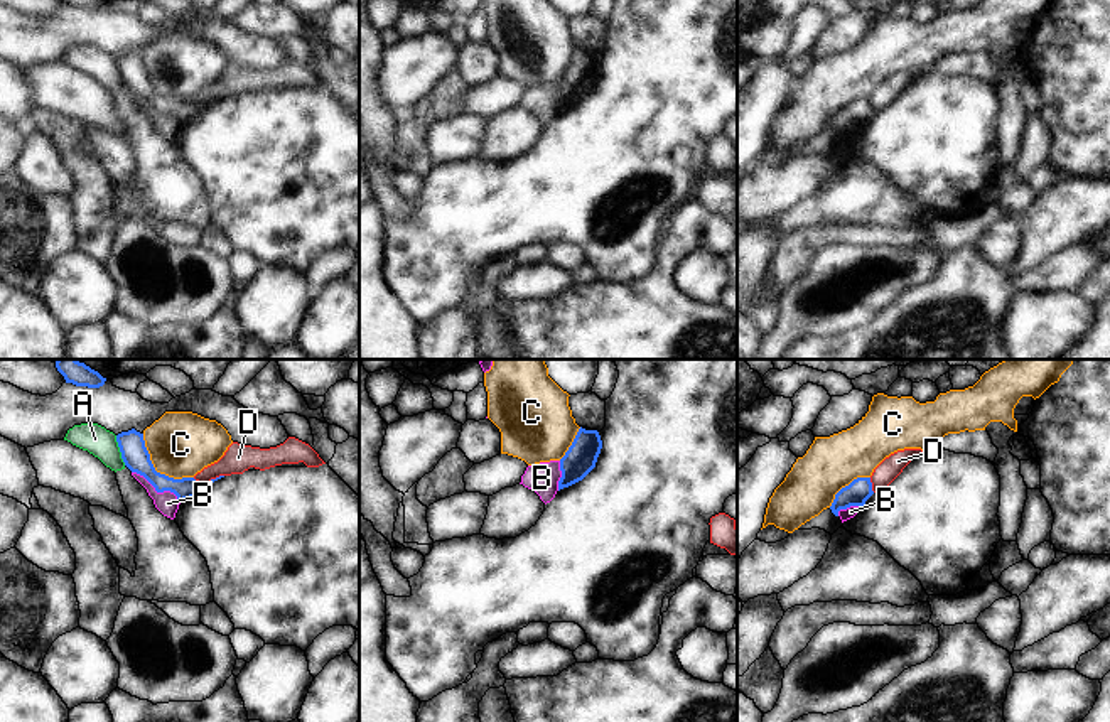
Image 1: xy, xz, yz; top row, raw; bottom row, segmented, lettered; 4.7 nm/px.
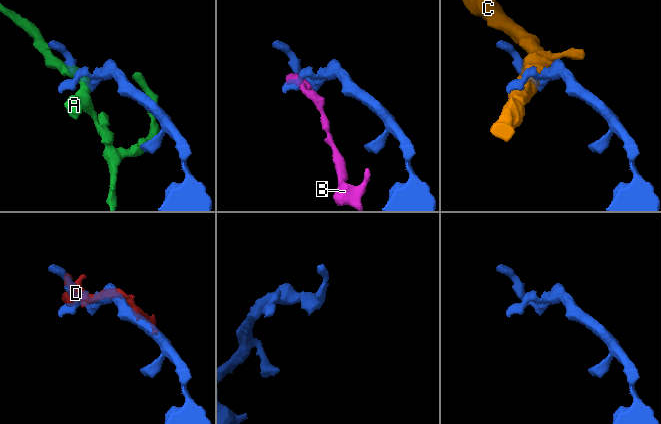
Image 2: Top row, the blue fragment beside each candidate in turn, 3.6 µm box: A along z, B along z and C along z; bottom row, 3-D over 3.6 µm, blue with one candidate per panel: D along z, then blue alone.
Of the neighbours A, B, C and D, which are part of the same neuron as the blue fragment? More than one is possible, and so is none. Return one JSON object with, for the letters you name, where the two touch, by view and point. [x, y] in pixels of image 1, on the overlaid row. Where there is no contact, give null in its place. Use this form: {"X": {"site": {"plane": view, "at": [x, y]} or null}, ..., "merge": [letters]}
{"merge": []}

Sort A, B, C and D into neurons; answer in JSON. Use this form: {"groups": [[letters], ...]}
{"groups": [["A"], ["B", "D"], ["C"]]}

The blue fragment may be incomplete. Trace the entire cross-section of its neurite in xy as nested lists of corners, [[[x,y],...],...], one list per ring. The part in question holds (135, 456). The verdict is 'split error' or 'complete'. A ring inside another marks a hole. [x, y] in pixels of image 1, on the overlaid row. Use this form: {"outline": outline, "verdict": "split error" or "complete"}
{"outline": [[[132,428],[132,430],[128,430],[128,432],[121,432],[121,434],[118,434],[118,435],[116,435],[116,442],[118,442],[118,447],[120,447],[120,452],[121,452],[121,459],[123,459],[123,462],[125,462],[125,466],[127,466],[132,472],[137,472],[137,474],[143,476],[143,477],[145,477],[145,479],[155,488],[157,493],[164,493],[164,491],[170,491],[170,493],[174,493],[181,503],[182,503],[184,499],[191,499],[191,498],[194,498],[194,496],[196,496],[201,489],[204,489],[207,484],[211,484],[211,482],[214,482],[214,481],[218,481],[218,479],[221,479],[221,477],[224,477],[224,476],[219,476],[219,477],[216,477],[216,479],[211,479],[209,482],[201,484],[201,482],[196,481],[194,477],[174,479],[174,477],[169,477],[169,476],[165,476],[165,474],[157,472],[155,467],[154,467],[154,464],[152,464],[152,461],[150,461],[150,454],[148,454],[147,447],[145,447],[143,434],[137,432],[135,428]]], "verdict": "complete"}

